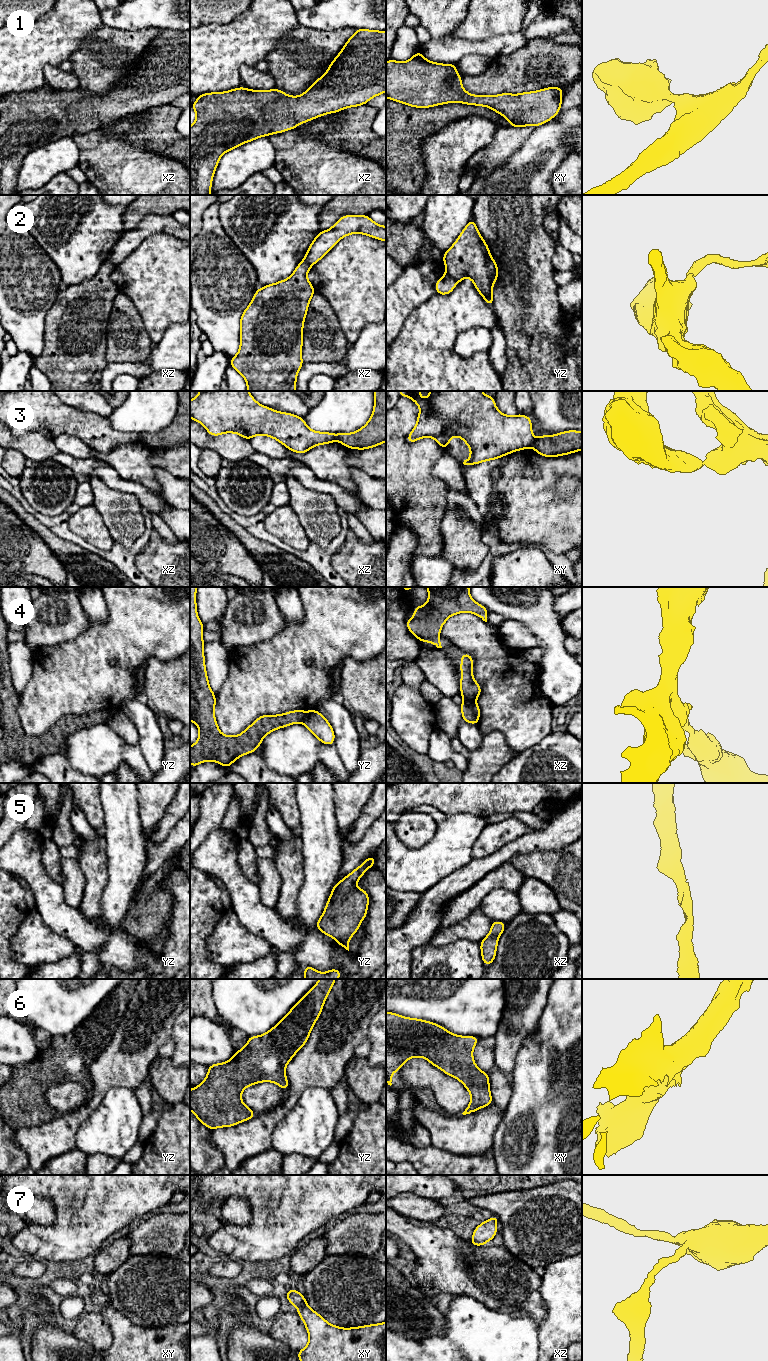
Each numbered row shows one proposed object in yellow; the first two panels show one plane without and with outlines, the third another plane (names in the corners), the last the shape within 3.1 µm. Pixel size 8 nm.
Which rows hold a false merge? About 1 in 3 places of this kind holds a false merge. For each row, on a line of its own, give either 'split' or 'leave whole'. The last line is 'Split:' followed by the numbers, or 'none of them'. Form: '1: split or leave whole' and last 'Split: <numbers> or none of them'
1: leave whole
2: split
3: split
4: split
5: leave whole
6: leave whole
7: leave whole
Split: 2, 3, 4

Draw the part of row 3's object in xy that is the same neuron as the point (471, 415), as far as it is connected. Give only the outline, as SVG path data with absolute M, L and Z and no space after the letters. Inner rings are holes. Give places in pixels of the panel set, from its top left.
M399 391L399 395L411 398L420 408L416 426L407 436L407 442L414 443L423 437L431 437L447 450L450 439L459 436L471 451L470 457L464 460L464 465L495 460L527 449L535 440L529 416L508 416L501 413L495 405L494 396L486 396L482 391L430 391L426 400L422 399L420 391Z

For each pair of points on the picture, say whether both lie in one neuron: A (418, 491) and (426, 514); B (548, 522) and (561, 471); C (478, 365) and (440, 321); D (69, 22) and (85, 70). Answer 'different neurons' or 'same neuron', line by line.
A: same neuron
B: same neuron
C: same neuron
D: different neurons

